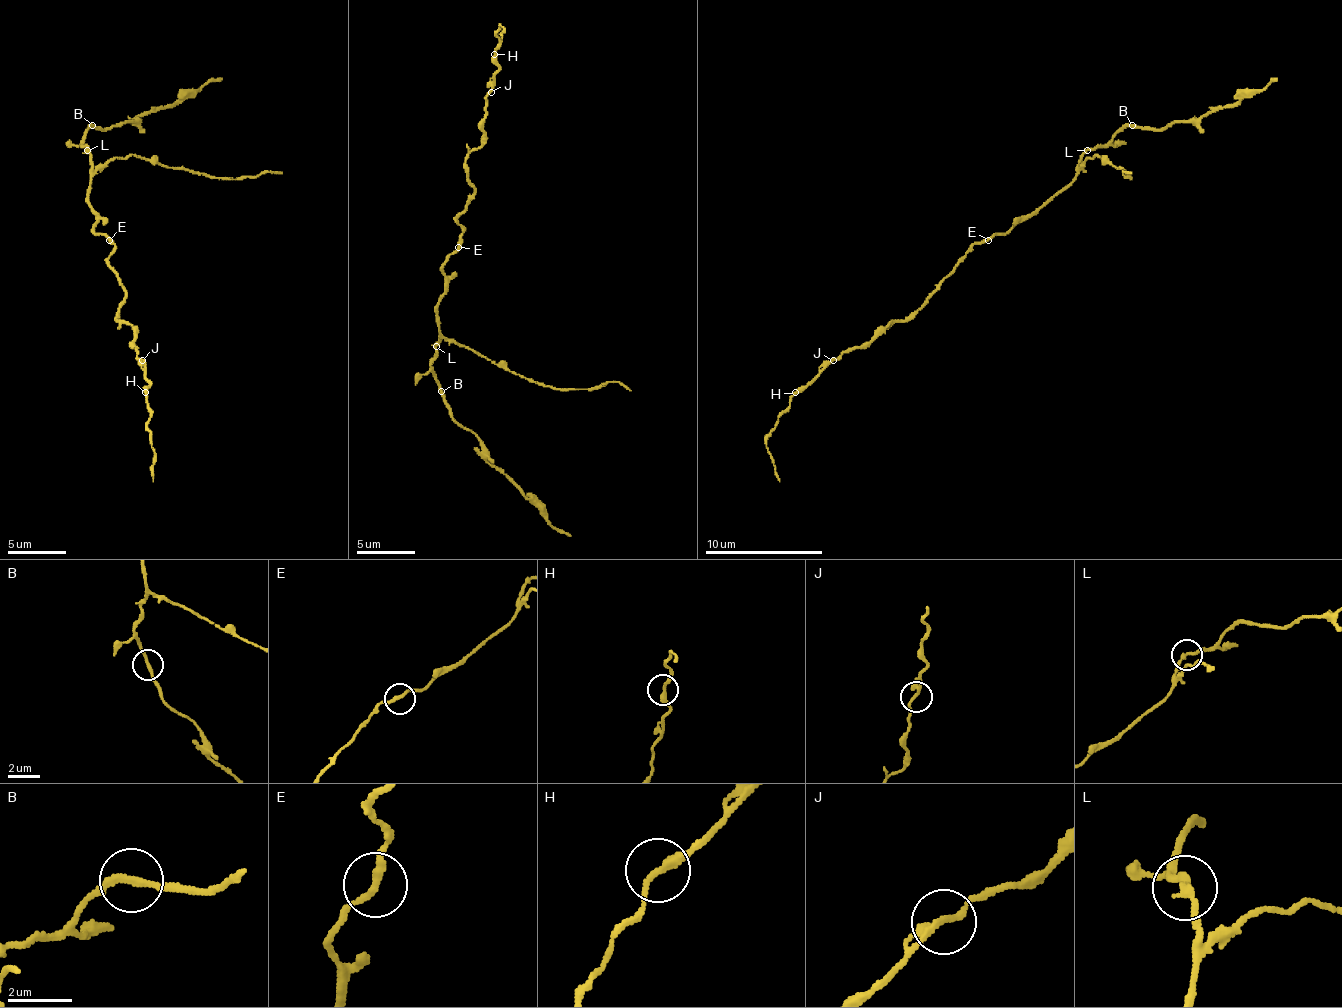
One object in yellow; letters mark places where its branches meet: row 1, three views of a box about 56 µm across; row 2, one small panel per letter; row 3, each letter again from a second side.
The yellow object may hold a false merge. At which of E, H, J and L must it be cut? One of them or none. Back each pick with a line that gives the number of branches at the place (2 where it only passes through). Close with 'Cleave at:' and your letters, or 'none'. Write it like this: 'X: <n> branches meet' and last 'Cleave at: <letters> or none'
Cleave at: none

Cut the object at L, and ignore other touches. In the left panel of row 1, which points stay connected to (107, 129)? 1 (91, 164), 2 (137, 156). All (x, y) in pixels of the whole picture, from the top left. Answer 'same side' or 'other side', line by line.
1: other side
2: other side

